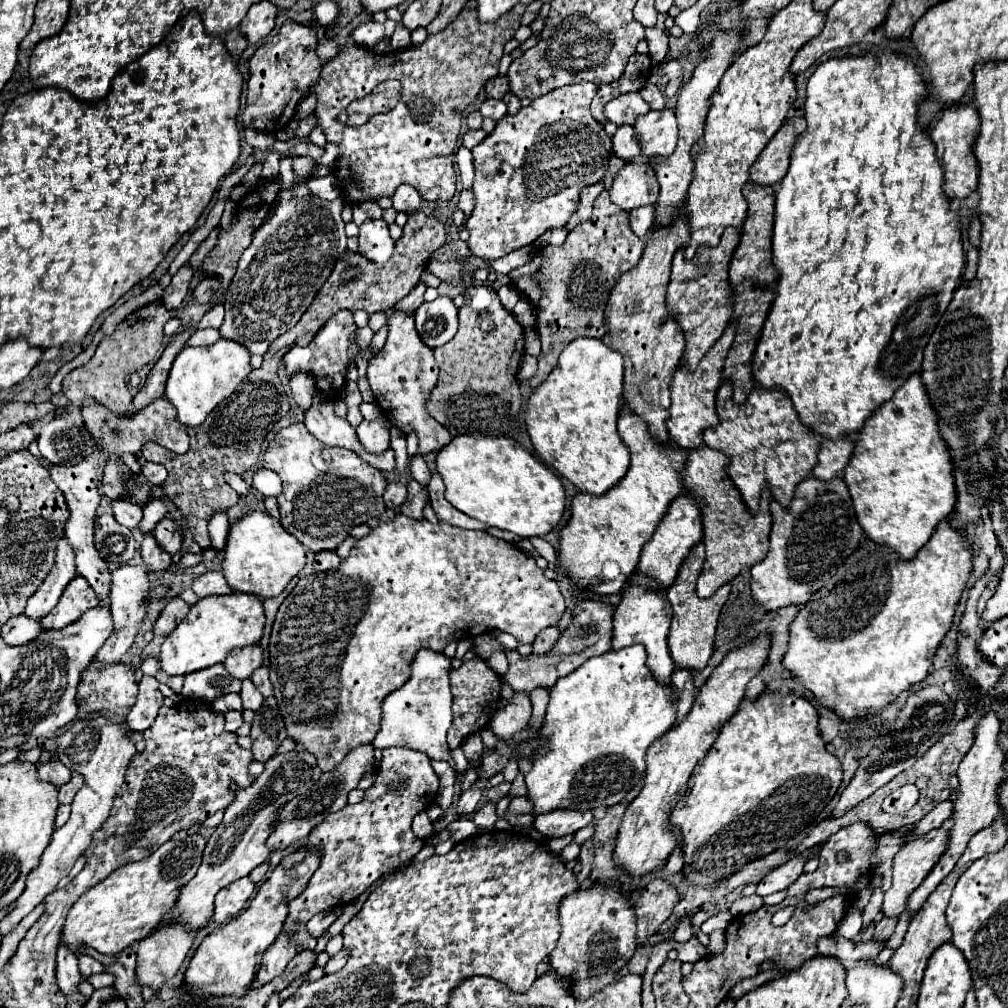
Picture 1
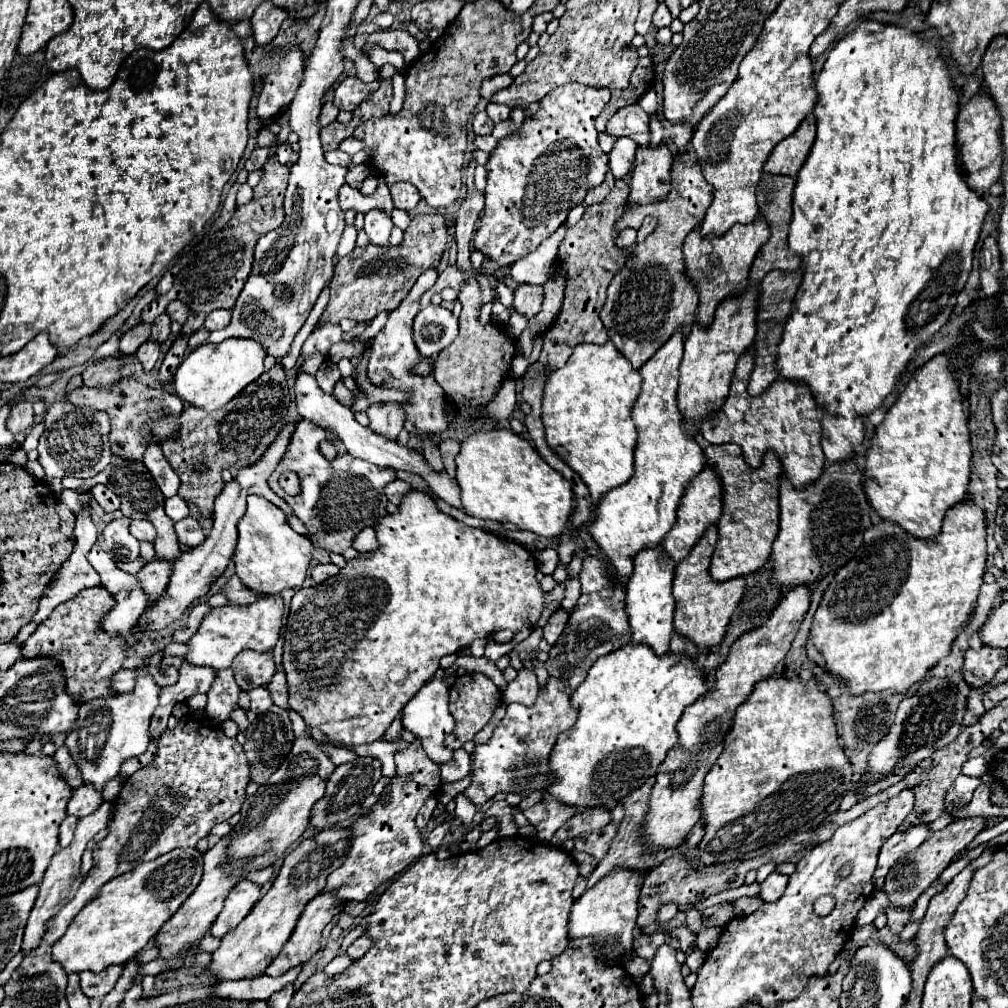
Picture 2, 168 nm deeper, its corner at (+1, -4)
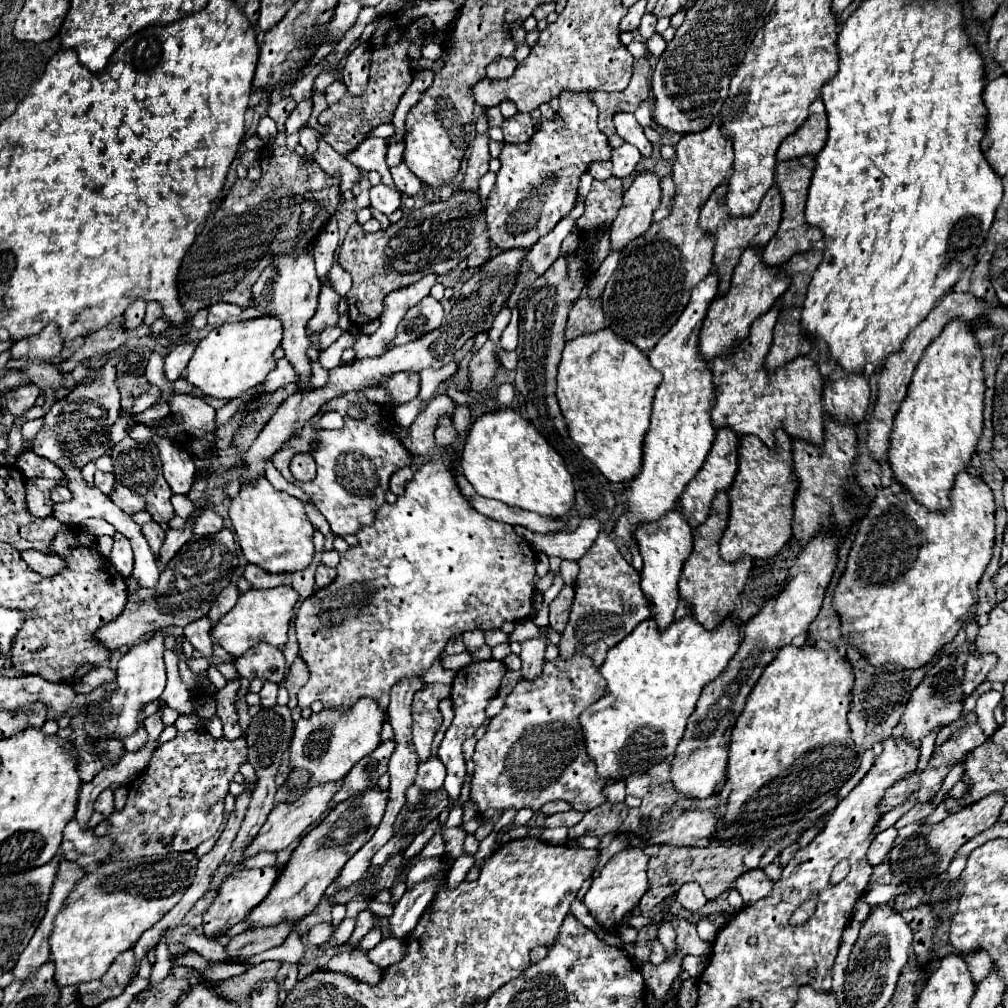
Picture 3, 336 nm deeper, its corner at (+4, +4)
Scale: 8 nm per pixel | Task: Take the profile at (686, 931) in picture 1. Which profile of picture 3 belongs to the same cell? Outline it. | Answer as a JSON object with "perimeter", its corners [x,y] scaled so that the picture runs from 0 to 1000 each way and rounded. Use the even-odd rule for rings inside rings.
{"perimeter":[[[683,875],[679,877],[673,887],[671,887],[671,893],[685,905],[694,905],[694,901],[702,895],[696,881],[690,877],[690,875]]]}

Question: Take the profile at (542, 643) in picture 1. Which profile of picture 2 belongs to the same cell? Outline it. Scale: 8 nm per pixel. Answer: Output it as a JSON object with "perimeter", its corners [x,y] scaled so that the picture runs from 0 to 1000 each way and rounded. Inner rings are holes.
{"perimeter":[[[555,603],[555,605],[545,613],[545,617],[541,619],[541,623],[539,623],[539,633],[541,633],[547,641],[551,639],[551,635],[555,633],[555,629],[559,627],[563,613],[564,613],[564,611],[563,611],[563,607]]]}

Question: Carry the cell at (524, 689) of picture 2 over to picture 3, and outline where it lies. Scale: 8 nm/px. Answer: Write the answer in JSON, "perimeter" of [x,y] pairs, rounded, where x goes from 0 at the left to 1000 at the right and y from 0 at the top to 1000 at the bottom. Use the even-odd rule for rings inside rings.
{"perimeter":[[[538,625],[538,631],[534,633],[526,633],[518,637],[518,671],[528,675],[534,673],[538,669],[538,661],[540,661],[540,649],[542,649],[542,639],[544,639],[544,631],[542,625]]]}

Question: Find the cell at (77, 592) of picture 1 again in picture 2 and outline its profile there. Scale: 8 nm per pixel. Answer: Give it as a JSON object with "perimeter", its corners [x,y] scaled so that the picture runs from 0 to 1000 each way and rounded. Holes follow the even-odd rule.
{"perimeter":[[[102,581],[80,585],[74,593],[59,599],[53,609],[37,621],[33,631],[23,639],[21,651],[27,653],[37,649],[55,649],[64,665],[66,688],[70,688],[70,692],[74,692],[74,696],[78,698],[114,688],[114,685],[110,683],[110,675],[122,663],[126,637],[122,633],[110,633],[96,623],[98,613],[104,609],[104,605],[110,605],[112,599],[112,591],[106,589]]]}

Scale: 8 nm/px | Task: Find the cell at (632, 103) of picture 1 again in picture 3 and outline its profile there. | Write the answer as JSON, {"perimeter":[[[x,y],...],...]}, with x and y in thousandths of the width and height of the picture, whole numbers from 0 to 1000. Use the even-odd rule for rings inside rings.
{"perimeter":[[[615,111],[609,115],[609,125],[611,125],[611,131],[619,137],[619,141],[631,145],[635,149],[637,155],[645,155],[647,153],[647,143],[643,141],[643,137],[639,135],[639,129],[637,125],[631,121],[629,113],[621,113],[621,111]]]}

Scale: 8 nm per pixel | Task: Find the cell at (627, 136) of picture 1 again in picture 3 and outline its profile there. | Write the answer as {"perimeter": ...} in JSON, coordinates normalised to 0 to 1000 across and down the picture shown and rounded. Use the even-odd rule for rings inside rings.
{"perimeter":[[[617,143],[615,147],[607,149],[607,157],[605,159],[607,159],[607,173],[613,175],[613,177],[623,177],[631,169],[633,161],[637,159],[637,155],[631,149],[631,145]]]}

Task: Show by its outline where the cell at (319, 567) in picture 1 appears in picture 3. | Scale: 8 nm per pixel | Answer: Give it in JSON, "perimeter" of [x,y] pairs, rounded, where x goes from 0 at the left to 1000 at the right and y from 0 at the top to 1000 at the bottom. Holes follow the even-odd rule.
{"perimeter":[[[317,560],[315,565],[313,565],[313,579],[315,579],[317,583],[321,583],[321,581],[329,579],[331,575],[333,575],[333,565],[331,565],[331,563],[325,563],[325,562],[321,562],[321,560]]]}

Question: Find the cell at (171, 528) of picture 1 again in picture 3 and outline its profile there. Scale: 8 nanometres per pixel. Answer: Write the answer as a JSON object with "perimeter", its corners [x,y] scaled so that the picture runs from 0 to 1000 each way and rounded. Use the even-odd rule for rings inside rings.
{"perimeter":[[[202,506],[198,510],[198,514],[192,520],[192,528],[196,532],[206,532],[206,530],[214,530],[222,524],[222,514],[218,510],[214,510],[212,506]]]}

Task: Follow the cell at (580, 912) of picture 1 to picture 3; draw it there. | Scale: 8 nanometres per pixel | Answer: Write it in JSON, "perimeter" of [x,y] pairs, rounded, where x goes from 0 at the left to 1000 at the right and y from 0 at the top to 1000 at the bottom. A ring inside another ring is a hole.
{"perimeter":[[[633,839],[619,841],[587,873],[587,879],[579,891],[579,897],[599,923],[609,923],[615,915],[619,915],[619,911],[629,903],[629,899],[635,895],[635,891],[643,883],[643,871],[641,871],[643,853],[645,849],[637,841]]]}

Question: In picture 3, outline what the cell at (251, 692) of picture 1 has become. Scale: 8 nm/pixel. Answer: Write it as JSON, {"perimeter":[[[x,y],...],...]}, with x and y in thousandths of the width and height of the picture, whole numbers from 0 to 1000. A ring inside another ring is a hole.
{"perimeter":[[[262,677],[262,683],[258,687],[258,698],[262,702],[270,702],[270,700],[274,700],[274,690],[276,690],[276,679]]]}

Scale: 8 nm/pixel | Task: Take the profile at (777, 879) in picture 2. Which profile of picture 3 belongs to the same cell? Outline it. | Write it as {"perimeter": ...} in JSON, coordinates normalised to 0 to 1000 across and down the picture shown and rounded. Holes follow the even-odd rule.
{"perimeter":[[[742,863],[738,865],[730,875],[728,875],[728,881],[732,883],[732,887],[736,889],[738,897],[748,897],[752,895],[754,891],[758,891],[760,887],[764,887],[768,875],[754,863]]]}

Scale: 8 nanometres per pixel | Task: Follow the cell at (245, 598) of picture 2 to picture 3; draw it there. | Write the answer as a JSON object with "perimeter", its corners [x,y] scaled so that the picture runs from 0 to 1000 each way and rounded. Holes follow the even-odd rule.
{"perimeter":[[[252,560],[244,562],[242,571],[250,577],[252,583],[270,583],[284,577],[284,569],[266,569],[262,563],[256,563]]]}

